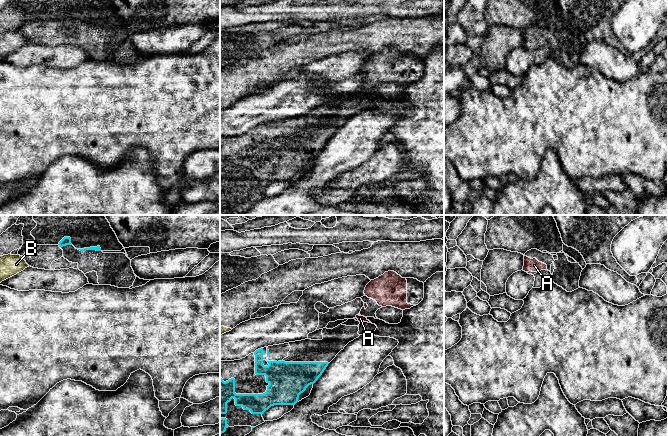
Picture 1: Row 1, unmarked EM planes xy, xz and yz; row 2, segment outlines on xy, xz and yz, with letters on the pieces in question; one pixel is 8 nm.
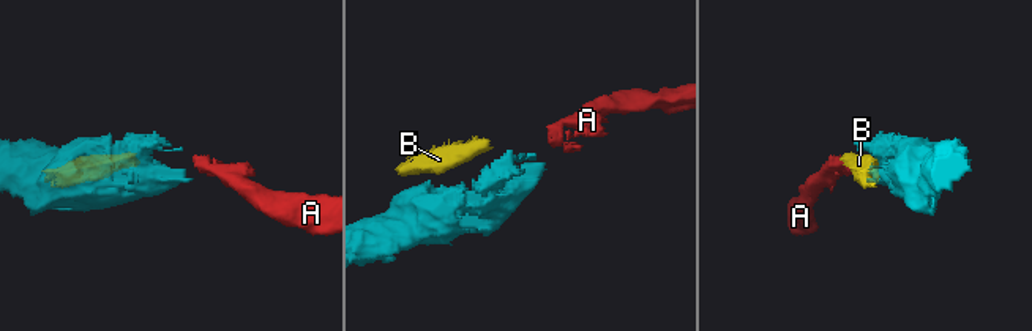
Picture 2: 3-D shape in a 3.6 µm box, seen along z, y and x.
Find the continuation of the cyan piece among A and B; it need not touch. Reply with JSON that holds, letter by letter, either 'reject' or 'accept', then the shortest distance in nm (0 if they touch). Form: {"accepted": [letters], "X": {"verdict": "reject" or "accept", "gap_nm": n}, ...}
{"accepted": ["A"], "A": {"verdict": "accept", "gap_nm": 420}, "B": {"verdict": "reject", "gap_nm": 260}}

